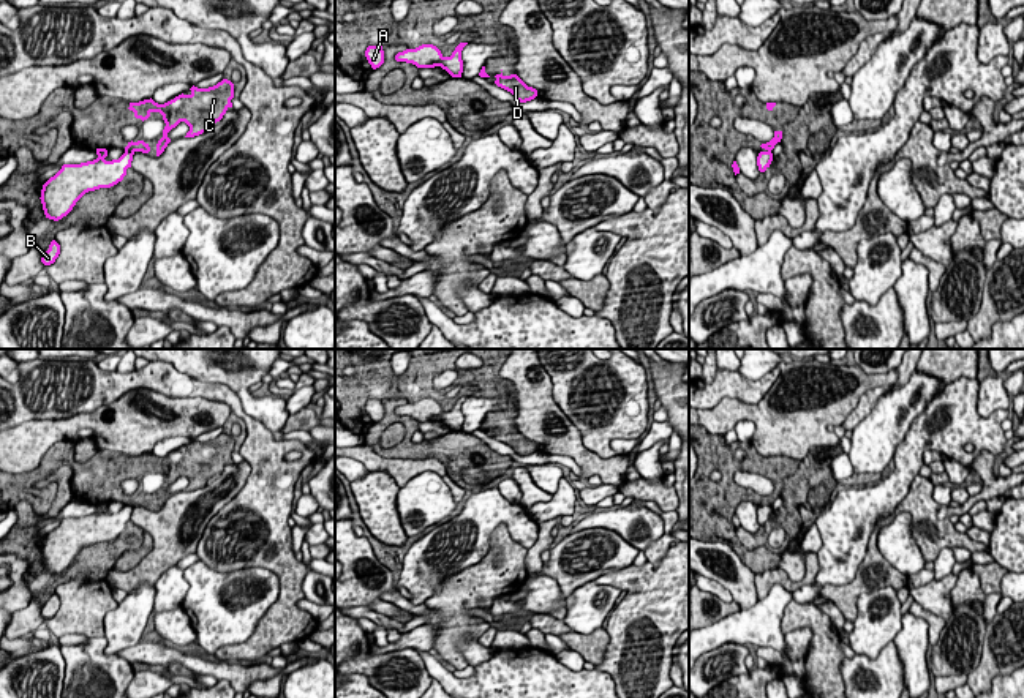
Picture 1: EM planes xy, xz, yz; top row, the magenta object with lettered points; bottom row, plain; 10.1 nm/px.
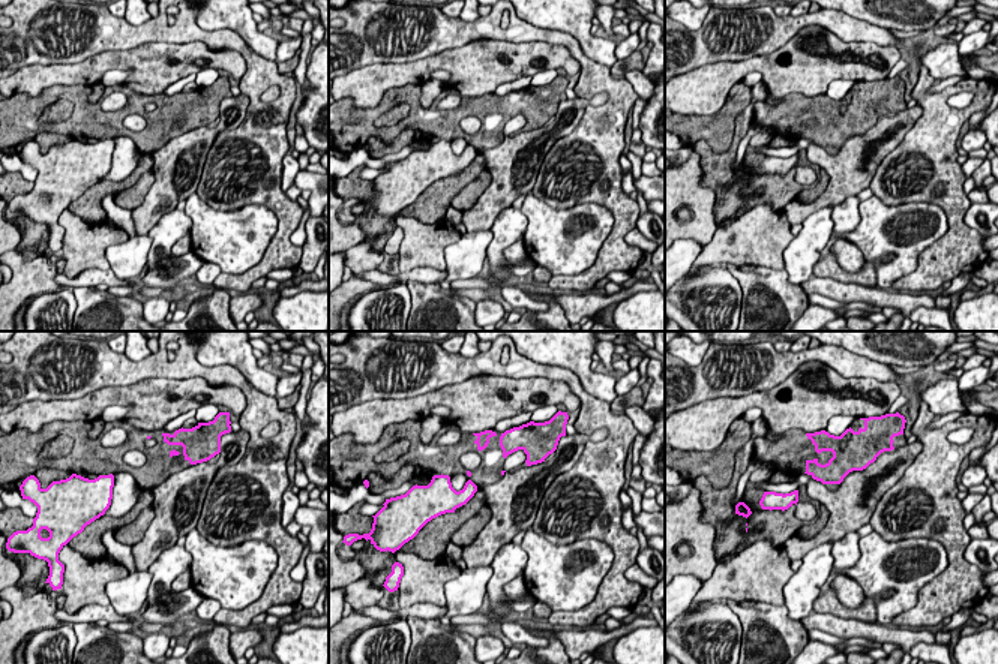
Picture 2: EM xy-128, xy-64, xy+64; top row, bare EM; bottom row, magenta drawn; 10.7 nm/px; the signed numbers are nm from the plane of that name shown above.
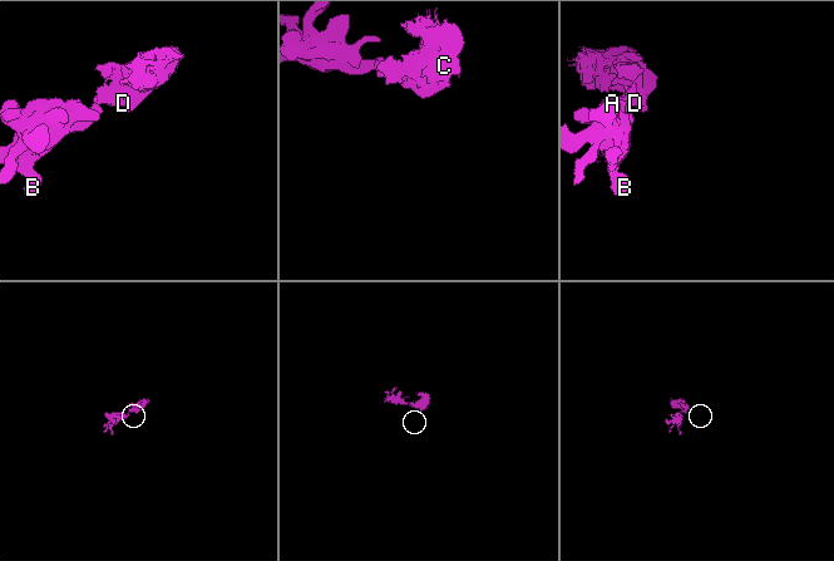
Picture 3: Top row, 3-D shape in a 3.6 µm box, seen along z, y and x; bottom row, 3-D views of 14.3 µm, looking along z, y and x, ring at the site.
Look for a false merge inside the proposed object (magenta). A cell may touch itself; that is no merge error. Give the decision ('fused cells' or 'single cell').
fused cells

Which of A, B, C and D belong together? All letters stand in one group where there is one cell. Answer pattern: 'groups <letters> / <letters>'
groups A B / C D

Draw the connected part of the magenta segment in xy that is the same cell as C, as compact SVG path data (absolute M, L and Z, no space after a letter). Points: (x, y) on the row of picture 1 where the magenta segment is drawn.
M228 79L209 88L193 85L190 90L190 95L182 93L164 104L158 104L152 98L130 103L128 109L142 122L147 120L152 112L160 112L163 115L166 126L163 129L163 137L156 144L156 156L160 156L171 142L168 133L180 122L190 126L185 137L194 137L205 133L210 125L220 122L226 111L232 107L234 84Z

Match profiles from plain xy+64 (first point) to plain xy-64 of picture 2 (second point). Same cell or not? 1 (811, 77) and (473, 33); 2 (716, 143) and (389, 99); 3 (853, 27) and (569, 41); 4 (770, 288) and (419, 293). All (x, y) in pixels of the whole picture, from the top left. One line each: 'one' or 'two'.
1: two
2: one
3: one
4: one

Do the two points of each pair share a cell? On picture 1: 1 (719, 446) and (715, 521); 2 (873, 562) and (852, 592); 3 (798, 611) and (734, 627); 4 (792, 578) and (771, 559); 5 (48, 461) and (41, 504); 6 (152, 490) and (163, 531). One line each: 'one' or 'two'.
1: one
2: one
3: two
4: two
5: one
6: two

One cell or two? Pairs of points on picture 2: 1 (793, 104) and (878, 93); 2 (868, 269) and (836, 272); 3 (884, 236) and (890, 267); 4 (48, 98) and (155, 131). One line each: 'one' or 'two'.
1: one
2: one
3: one
4: one

